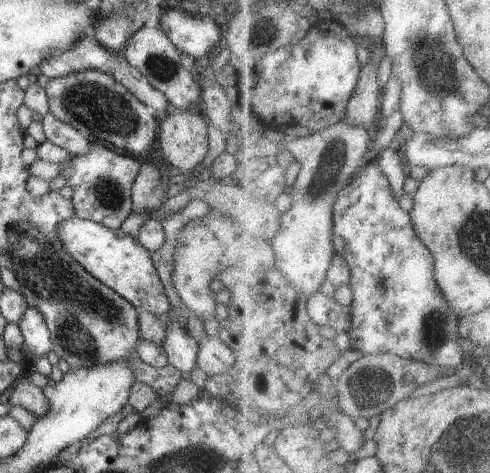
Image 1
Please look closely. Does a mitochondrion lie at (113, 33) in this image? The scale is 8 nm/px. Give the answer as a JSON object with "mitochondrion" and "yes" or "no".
{"mitochondrion":"no"}

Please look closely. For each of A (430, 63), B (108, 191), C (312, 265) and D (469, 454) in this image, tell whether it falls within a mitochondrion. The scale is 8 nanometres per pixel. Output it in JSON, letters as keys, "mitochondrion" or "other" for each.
{"A":"mitochondrion","B":"mitochondrion","C":"other","D":"mitochondrion"}

